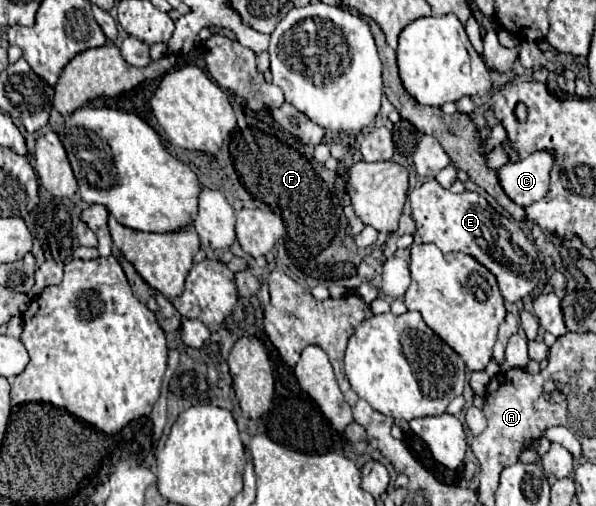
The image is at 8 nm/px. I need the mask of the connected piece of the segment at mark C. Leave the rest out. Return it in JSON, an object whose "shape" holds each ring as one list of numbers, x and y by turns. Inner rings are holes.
{"shape":[[534,152,524,160,502,166,498,170,498,182,512,202,526,208,546,196,550,168,552,156,548,152]]}

